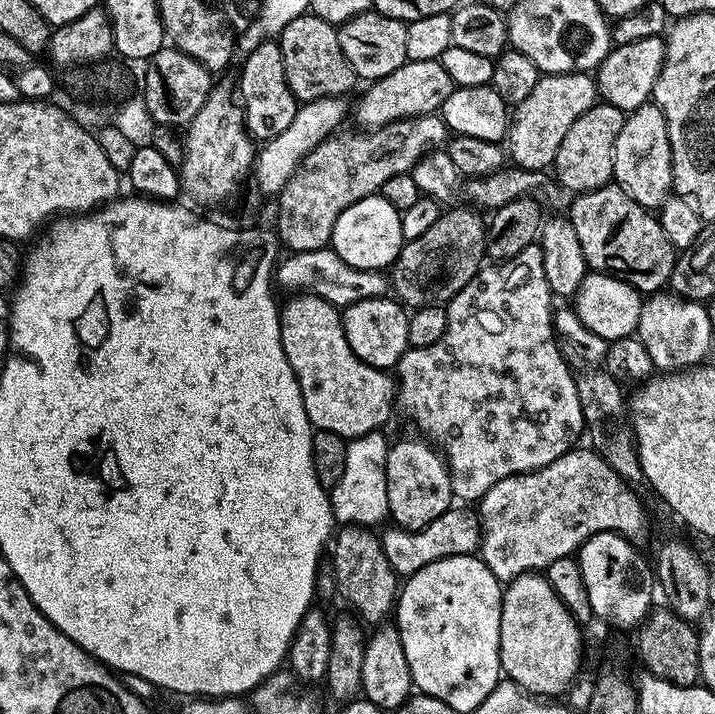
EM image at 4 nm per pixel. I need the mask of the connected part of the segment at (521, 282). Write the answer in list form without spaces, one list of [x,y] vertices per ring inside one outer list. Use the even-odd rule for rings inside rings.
[[[533,242],[511,260],[490,267],[494,268],[482,267],[473,280],[447,303],[446,334],[434,346],[409,348],[402,359],[396,363],[394,369],[395,375],[398,377],[399,403],[408,407],[409,414],[414,416],[426,431],[440,439],[439,447],[446,457],[448,470],[452,473],[452,495],[457,501],[478,502],[495,484],[502,482],[502,478],[519,476],[521,472],[537,472],[539,468],[544,468],[550,462],[562,458],[562,454],[573,451],[575,444],[572,443],[579,436],[585,435],[582,406],[578,402],[578,390],[576,389],[577,377],[572,376],[567,362],[564,361],[565,353],[562,351],[561,345],[554,339],[554,307],[552,308],[554,297],[546,282],[543,250],[540,249],[539,243]]]

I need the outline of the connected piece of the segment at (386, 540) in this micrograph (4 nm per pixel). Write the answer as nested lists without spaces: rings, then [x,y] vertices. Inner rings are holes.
[[[453,506],[443,512],[430,526],[410,532],[399,526],[388,526],[380,536],[380,545],[390,562],[392,571],[397,577],[407,578],[414,575],[422,566],[430,566],[430,562],[438,562],[451,556],[471,556],[480,546],[480,522],[475,515],[459,512],[459,507]]]

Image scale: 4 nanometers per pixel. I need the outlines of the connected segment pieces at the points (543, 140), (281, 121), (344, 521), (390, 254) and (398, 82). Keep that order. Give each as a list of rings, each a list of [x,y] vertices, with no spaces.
[[[557,72],[541,75],[540,80],[526,98],[514,110],[508,125],[506,152],[517,168],[531,172],[544,172],[556,162],[558,146],[566,138],[566,130],[582,118],[598,102],[596,81],[587,72]]]
[[[267,42],[258,46],[243,63],[244,69],[240,72],[238,100],[242,105],[244,127],[253,141],[267,142],[278,134],[282,134],[282,130],[286,130],[286,126],[294,122],[298,101],[288,83],[284,81],[284,67],[279,43]]]
[[[383,431],[371,432],[356,440],[347,441],[346,470],[342,478],[330,490],[332,515],[340,526],[376,526],[380,519],[388,516],[388,495],[386,494],[386,458],[390,440]]]
[[[381,194],[362,198],[354,202],[354,206],[338,214],[338,222],[334,222],[330,247],[338,254],[338,258],[342,258],[342,262],[346,262],[346,266],[371,272],[391,269],[405,244],[401,215],[402,212]]]
[[[409,60],[393,74],[386,78],[373,81],[362,96],[354,116],[366,130],[379,130],[395,124],[400,120],[414,119],[417,116],[427,116],[437,113],[442,102],[446,102],[455,88],[445,67],[439,60]]]

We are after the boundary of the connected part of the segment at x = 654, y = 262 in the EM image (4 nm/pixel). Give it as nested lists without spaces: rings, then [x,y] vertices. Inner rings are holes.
[[[609,182],[593,192],[575,197],[570,219],[589,269],[617,276],[641,294],[656,294],[669,287],[678,259],[678,250],[666,238],[659,219],[649,209],[631,200],[615,183]]]

